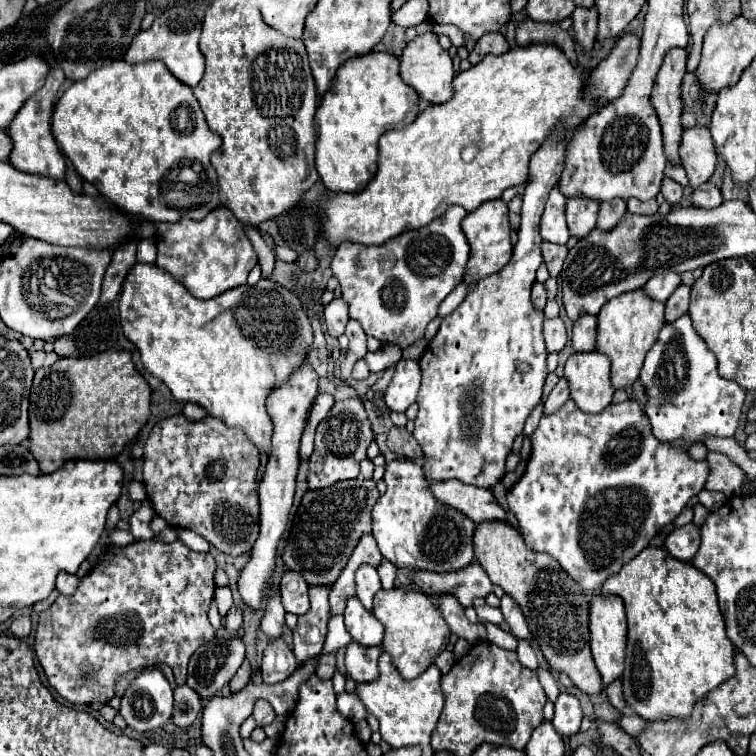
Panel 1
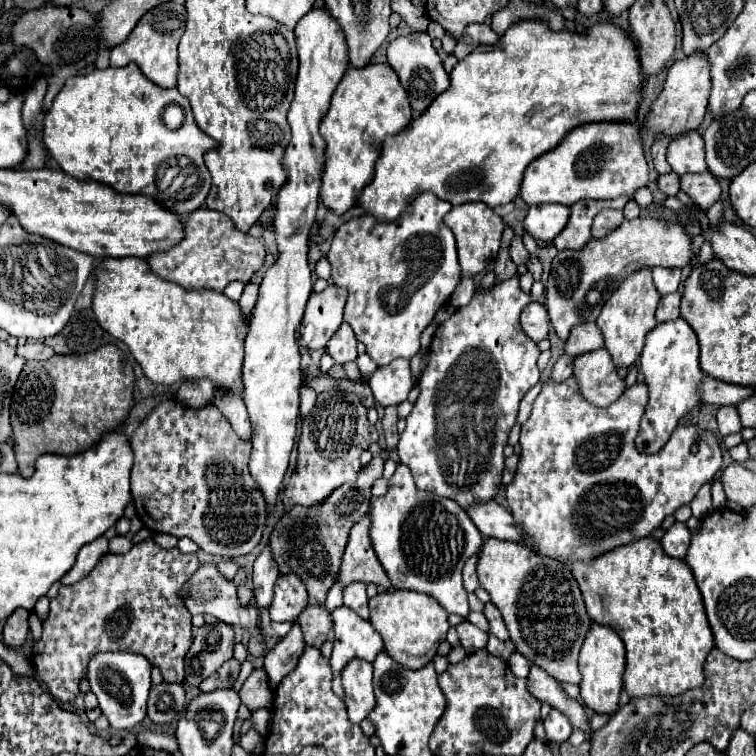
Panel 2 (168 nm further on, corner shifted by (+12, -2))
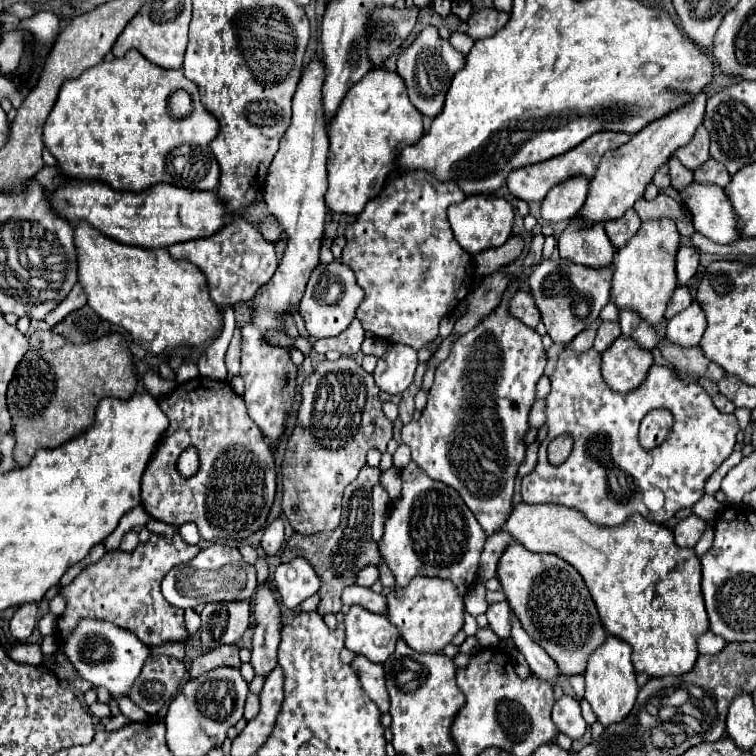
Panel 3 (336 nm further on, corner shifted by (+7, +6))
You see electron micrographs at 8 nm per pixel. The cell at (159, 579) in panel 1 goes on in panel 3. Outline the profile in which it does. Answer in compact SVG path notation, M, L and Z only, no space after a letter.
M151 533L149 541L139 543L133 553L105 553L97 563L85 567L79 577L73 579L73 583L63 587L61 593L67 597L67 609L57 621L55 635L69 635L79 619L89 617L115 623L121 629L135 633L149 647L169 641L187 643L183 611L165 601L165 597L161 595L161 581L175 565L187 563L197 553L199 547L185 543L179 533L175 533L173 537Z

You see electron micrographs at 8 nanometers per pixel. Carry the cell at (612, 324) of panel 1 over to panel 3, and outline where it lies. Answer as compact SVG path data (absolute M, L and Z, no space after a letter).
M649 219L643 221L639 231L629 239L625 247L621 247L613 259L613 285L611 285L611 301L617 307L631 307L639 311L647 323L657 325L663 319L669 297L677 287L675 275L675 255L679 249L679 231L673 219Z

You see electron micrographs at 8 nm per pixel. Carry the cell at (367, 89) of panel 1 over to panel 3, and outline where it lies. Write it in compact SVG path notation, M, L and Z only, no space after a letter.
M377 69L369 71L353 91L345 97L345 103L341 103L337 115L329 123L329 189L327 189L327 207L335 213L347 213L347 215L359 215L367 201L377 197L387 181L387 177L395 171L397 157L401 149L417 143L423 137L423 121L421 113L413 107L413 103L407 97L405 85L401 83L401 77L387 71L387 69Z

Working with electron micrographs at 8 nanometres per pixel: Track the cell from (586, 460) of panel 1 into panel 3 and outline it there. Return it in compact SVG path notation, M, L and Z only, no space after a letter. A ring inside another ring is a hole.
M569 345L559 353L555 373L551 375L551 393L547 397L547 425L549 435L539 447L539 461L535 469L523 477L521 481L521 495L525 503L553 503L553 505L565 505L573 507L585 513L587 519L591 519L597 525L621 525L631 513L641 513L645 519L653 523L663 523L671 519L679 509L693 507L703 497L703 485L709 479L709 475L733 453L735 435L739 431L739 423L735 415L721 413L711 397L705 393L705 389L695 381L687 377L675 375L673 367L665 365L653 365L645 383L631 393L617 393L607 387L601 375L601 353L589 349L585 353L573 351ZM651 409L669 409L673 413L673 429L669 431L667 439L653 447L651 451L645 451L639 445L637 433L641 419ZM569 433L573 437L573 451L561 465L551 465L547 459L547 447L549 443ZM659 487L665 495L665 505L659 511L649 511L643 503L643 495L651 489Z

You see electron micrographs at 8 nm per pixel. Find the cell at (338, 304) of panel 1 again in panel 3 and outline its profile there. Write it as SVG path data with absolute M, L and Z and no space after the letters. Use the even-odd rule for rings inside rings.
M331 261L331 263L327 263L327 265L319 263L319 265L315 267L313 275L311 275L309 281L307 281L307 289L305 289L305 295L303 295L303 299L301 299L301 307L299 307L299 313L301 313L301 317L305 319L305 327L307 327L309 335L315 337L315 339L323 339L323 337L337 337L339 333L343 333L343 331L349 327L349 323L355 319L355 311L357 311L357 307L361 305L363 297L365 297L363 289L357 285L353 271L351 271L345 263L341 263L341 261ZM321 275L327 275L327 277L331 277L331 279L339 279L339 283L343 285L345 293L341 295L339 303L327 305L327 303L323 303L321 297L317 295L317 285L319 285L319 277L321 277Z

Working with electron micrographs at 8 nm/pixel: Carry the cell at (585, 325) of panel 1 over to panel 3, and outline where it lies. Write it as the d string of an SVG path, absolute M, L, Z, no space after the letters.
M603 321L601 327L599 327L599 331L597 331L597 339L595 339L593 347L599 353L603 353L619 335L621 335L621 327L619 327L617 321Z

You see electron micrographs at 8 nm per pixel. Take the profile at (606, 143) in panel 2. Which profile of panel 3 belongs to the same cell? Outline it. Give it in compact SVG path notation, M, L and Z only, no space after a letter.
M599 131L597 135L591 135L589 139L585 139L585 143L579 143L577 147L573 147L573 151L567 151L565 155L557 155L557 159L549 159L549 161L537 163L537 165L533 165L533 167L521 167L521 169L517 169L517 171L511 171L509 177L505 179L507 189L509 189L509 193L511 193L513 197L523 199L523 201L527 201L527 203L543 201L543 197L547 195L547 191L549 191L555 183L561 183L561 181L565 181L565 179L571 177L571 175L583 173L583 175L587 175L587 177L591 179L591 177L593 177L593 171L597 169L599 159L601 159L607 151L625 145L629 139L631 139L631 135L627 135L627 133Z

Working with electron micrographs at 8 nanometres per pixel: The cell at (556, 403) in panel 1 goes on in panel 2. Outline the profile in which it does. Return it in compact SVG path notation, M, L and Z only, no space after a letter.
M562 355L562 357L554 363L552 373L550 373L550 379L552 379L554 383L564 383L566 379L572 377L572 359L574 359L574 357L570 357L570 355Z

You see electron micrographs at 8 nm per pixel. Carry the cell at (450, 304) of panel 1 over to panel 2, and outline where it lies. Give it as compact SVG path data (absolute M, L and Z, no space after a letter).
M462 279L462 281L460 281L460 285L456 287L456 291L452 293L450 303L452 303L454 307L468 305L468 301L470 301L470 299L472 299L472 295L474 295L474 291L476 291L474 281L472 281L472 279Z

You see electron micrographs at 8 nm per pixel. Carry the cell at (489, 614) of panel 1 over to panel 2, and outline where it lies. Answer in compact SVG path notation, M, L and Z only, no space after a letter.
M398 463L396 473L388 481L388 493L384 497L372 497L368 507L368 519L370 519L370 543L372 549L382 563L382 567L388 571L392 585L396 589L414 589L420 593L426 593L434 597L448 613L458 613L462 617L468 617L468 593L462 587L462 567L468 557L478 553L480 543L484 541L476 525L468 519L466 511L452 499L444 499L432 493L422 493L416 489L414 479L402 463Z

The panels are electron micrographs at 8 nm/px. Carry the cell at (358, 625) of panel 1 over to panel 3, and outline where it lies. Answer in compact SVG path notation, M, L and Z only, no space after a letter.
M351 607L345 615L345 627L345 647L357 655L365 655L373 663L385 663L395 651L399 631L385 615L369 613L363 607Z

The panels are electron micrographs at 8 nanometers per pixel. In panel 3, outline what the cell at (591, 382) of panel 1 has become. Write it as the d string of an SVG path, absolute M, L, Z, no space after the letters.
M621 335L603 353L603 377L607 385L619 393L637 389L653 365L653 353L641 349L633 339Z

